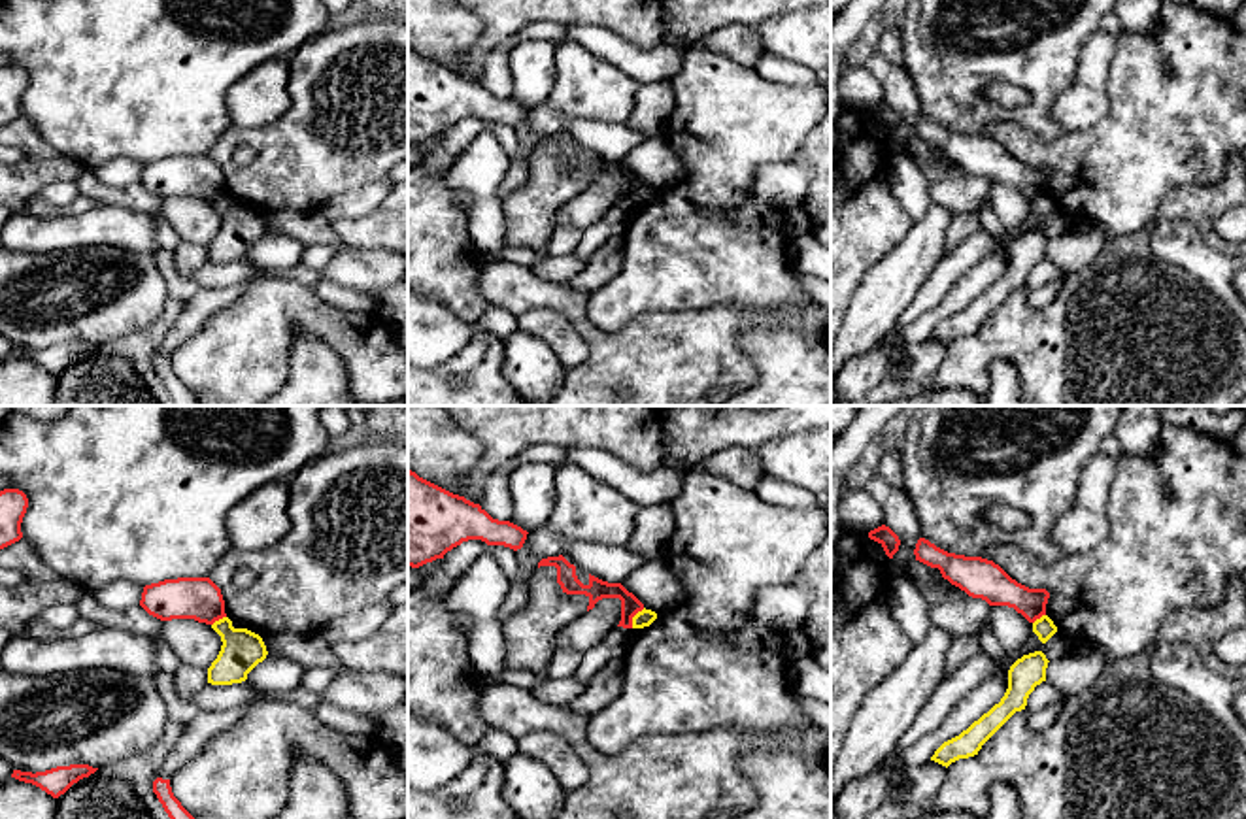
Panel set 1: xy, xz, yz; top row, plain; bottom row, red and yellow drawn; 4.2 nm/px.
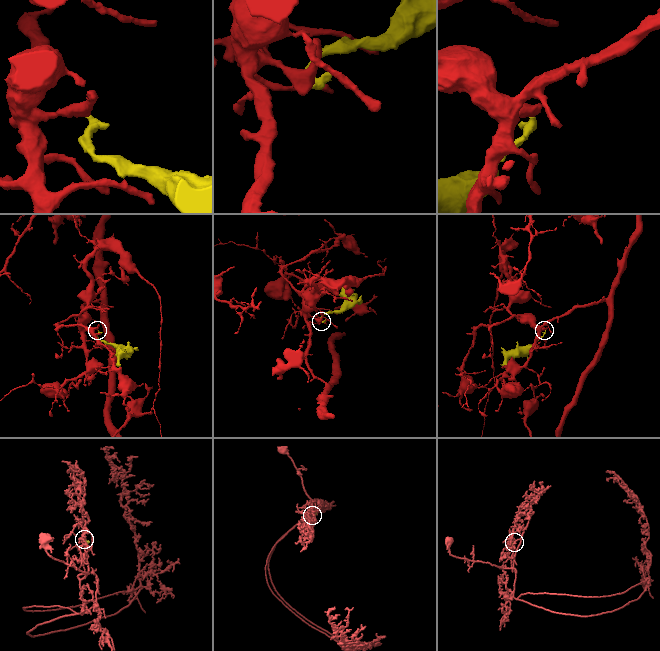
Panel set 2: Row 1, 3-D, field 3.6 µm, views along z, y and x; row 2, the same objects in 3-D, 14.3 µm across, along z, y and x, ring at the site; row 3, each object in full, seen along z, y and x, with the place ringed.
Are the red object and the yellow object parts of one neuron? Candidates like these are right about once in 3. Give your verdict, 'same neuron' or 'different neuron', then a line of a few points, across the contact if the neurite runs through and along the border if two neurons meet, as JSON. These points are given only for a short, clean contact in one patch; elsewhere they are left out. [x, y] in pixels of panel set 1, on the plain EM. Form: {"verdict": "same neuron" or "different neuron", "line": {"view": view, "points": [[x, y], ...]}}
{"verdict": "different neuron", "line": {"view": "xz", "points": [[644, 185], [633, 195], [631, 204]]}}

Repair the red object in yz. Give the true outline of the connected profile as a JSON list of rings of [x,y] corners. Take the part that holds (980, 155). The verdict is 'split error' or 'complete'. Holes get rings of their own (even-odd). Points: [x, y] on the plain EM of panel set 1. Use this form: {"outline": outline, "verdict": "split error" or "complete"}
{"outline": [[[925,115],[918,117],[914,132],[916,138],[938,145],[944,157],[972,176],[1014,185],[1029,200],[1046,192],[1050,170],[1018,160],[993,138],[948,130]]], "verdict": "complete"}

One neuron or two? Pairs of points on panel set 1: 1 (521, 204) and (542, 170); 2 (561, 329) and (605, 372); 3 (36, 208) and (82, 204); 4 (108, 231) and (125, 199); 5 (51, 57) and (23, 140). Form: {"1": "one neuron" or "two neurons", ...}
{"1": "one neuron", "2": "two neurons", "3": "one neuron", "4": "two neurons", "5": "two neurons"}

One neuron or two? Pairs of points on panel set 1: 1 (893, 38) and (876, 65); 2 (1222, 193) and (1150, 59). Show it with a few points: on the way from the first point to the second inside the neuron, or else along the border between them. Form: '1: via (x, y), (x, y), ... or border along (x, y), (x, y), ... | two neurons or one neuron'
1: border along (878, 51), (903, 65) | two neurons
2: border along (1226, 167), (1211, 183), (1184, 183), (1173, 189) | two neurons

